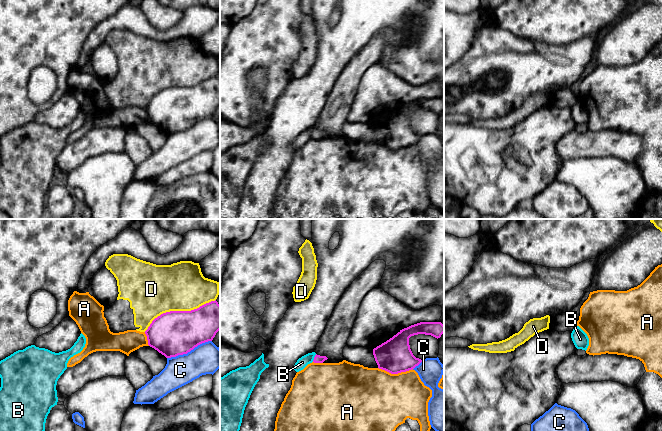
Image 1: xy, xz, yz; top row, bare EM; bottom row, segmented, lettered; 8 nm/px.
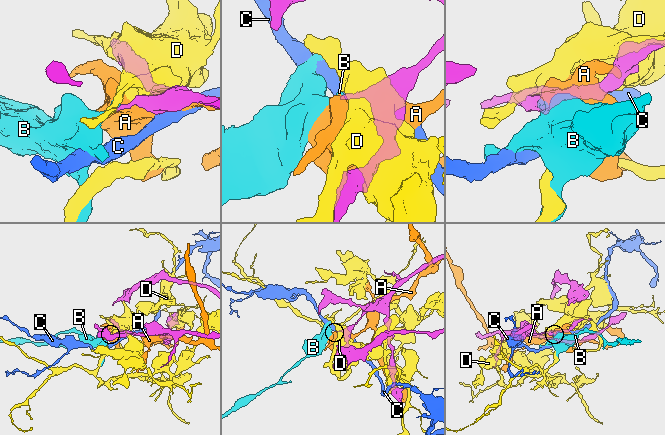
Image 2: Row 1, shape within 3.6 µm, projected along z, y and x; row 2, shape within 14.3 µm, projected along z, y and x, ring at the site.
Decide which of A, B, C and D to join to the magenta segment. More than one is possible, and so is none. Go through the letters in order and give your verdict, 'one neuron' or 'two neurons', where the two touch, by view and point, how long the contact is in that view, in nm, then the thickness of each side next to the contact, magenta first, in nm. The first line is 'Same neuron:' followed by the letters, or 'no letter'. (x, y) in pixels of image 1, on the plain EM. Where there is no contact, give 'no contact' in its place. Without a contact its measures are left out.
Same neuron: no letter
A: two neurons; contact xz (395, 149); length 280 nm; calibres 280 and 480 nm
B: two neurons; contact xz (314, 134); length 70 nm; calibres 60 and 90 nm
C: two neurons; contact xy (189, 127); length 380 nm; calibres 360 and 240 nm
D: two neurons; contact xy (178, 87); length 650 nm; calibres 360 and 400 nm

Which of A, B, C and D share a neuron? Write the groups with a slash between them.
A / B / C / D

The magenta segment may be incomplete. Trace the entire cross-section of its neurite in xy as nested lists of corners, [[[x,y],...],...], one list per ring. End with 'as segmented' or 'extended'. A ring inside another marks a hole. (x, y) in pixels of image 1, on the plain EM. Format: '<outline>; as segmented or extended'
[[[215,76],[191,87],[163,89],[152,97],[145,110],[150,123],[171,134],[212,117],[219,106],[220,81]]]; as segmented

